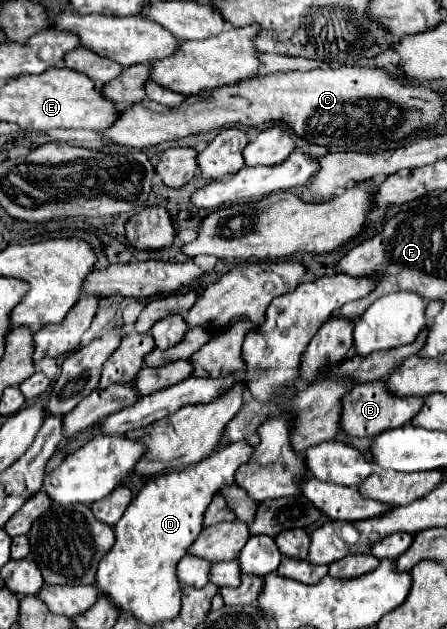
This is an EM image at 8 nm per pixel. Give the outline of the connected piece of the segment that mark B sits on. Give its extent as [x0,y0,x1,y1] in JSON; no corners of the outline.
[341,379,423,437]

